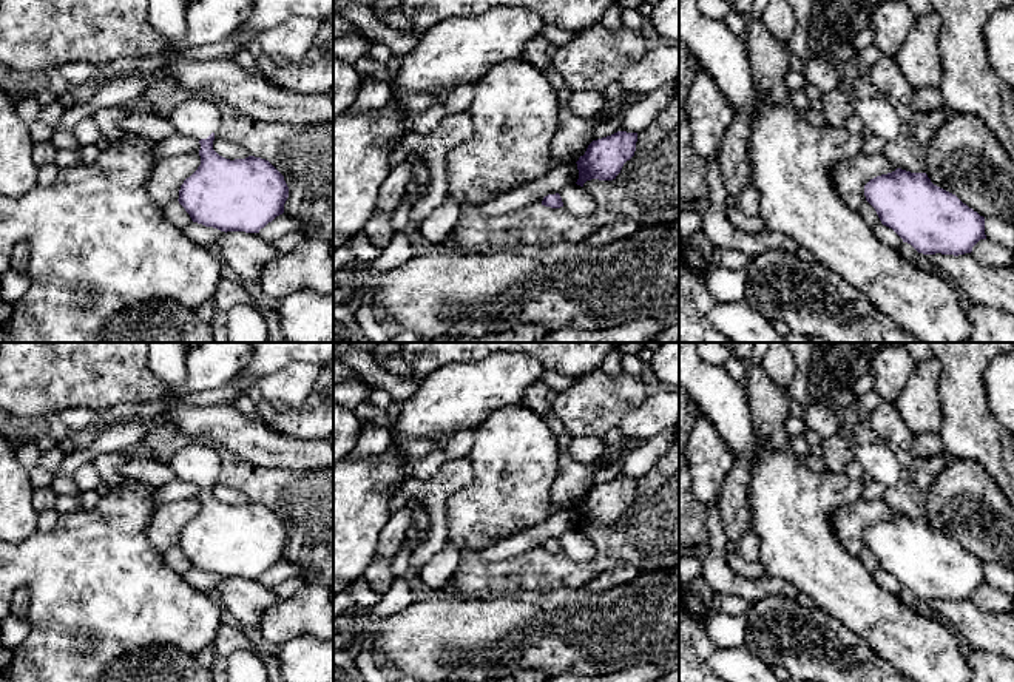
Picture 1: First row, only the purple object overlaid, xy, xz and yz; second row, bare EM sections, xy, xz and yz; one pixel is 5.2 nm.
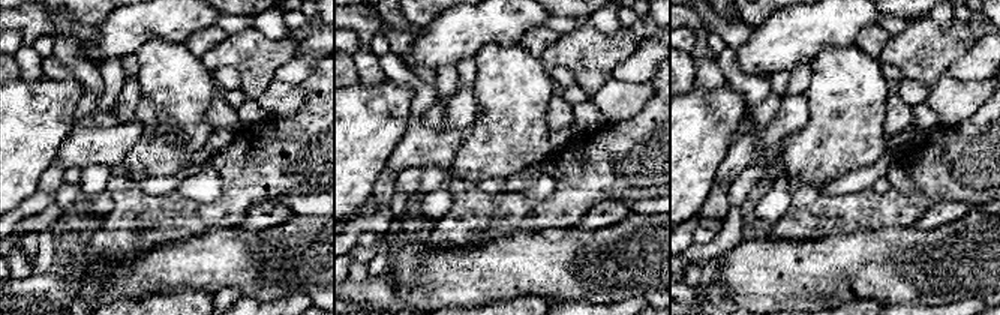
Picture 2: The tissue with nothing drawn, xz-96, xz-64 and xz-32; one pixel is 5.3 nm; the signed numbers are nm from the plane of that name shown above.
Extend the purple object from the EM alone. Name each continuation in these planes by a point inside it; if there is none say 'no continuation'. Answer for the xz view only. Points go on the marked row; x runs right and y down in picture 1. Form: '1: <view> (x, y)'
no continuation

